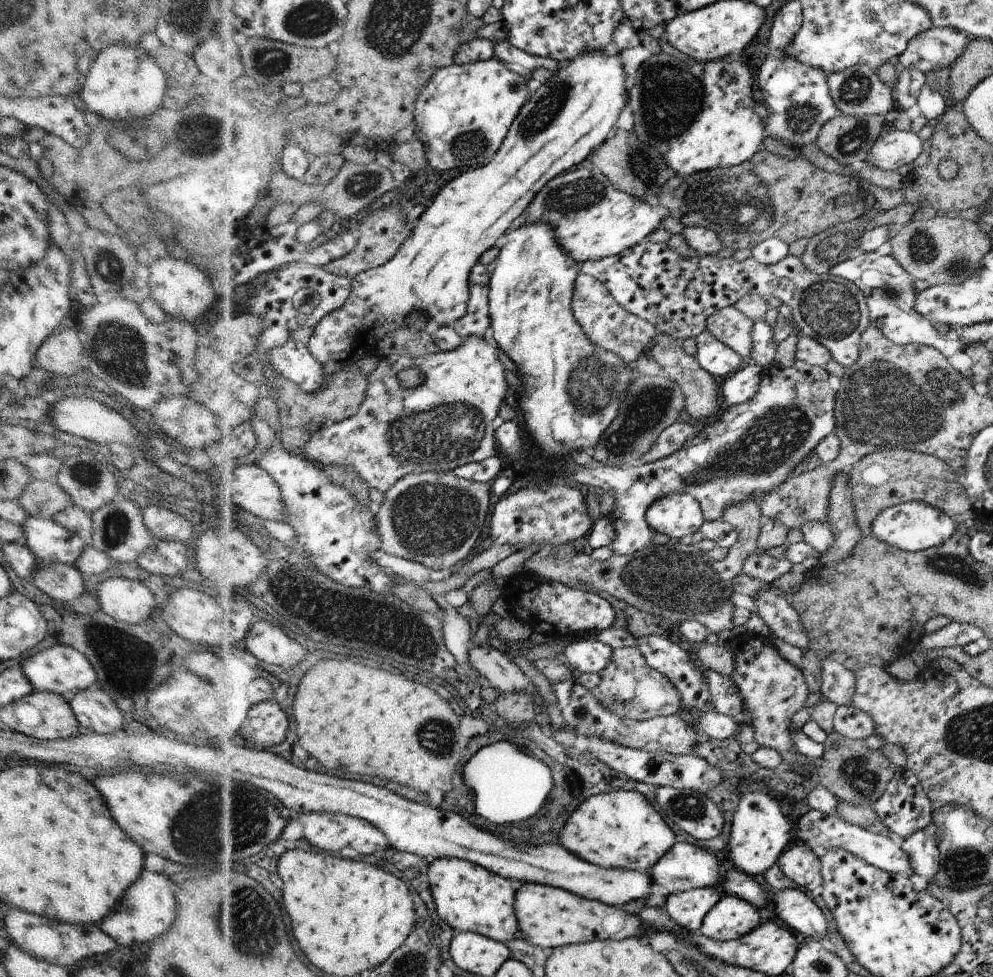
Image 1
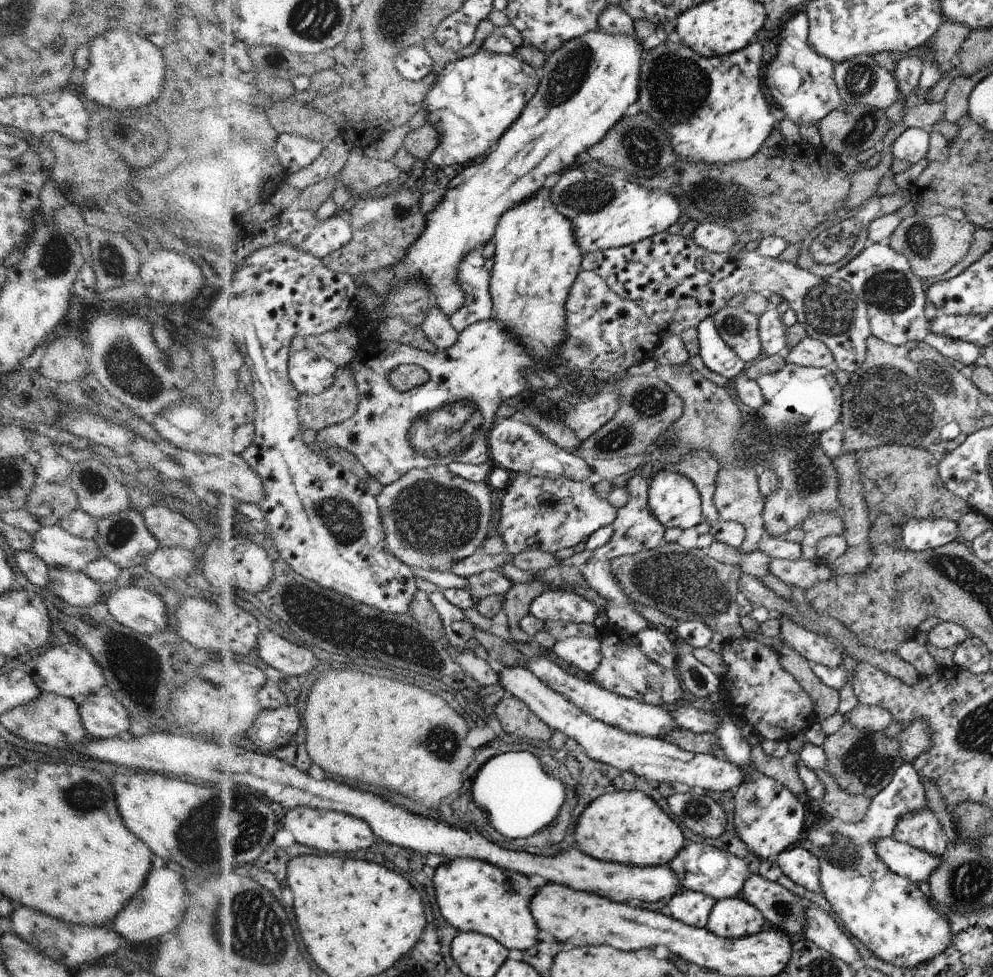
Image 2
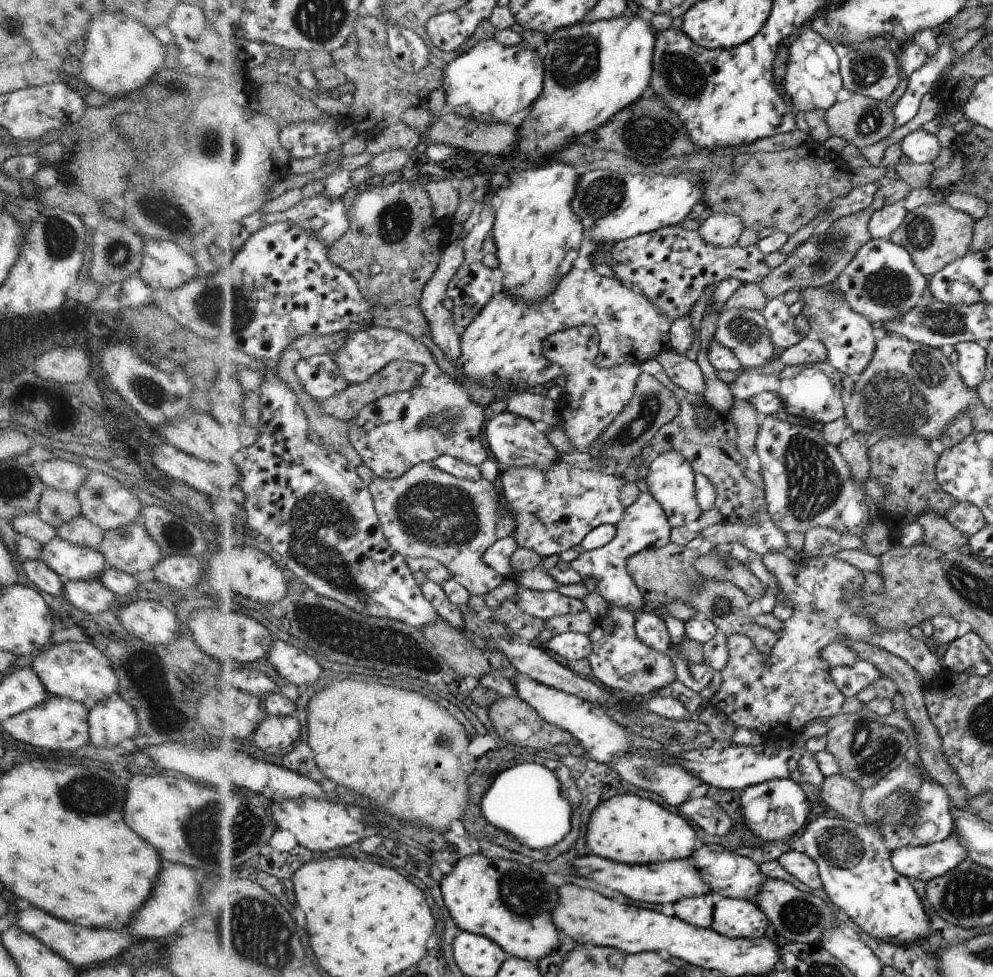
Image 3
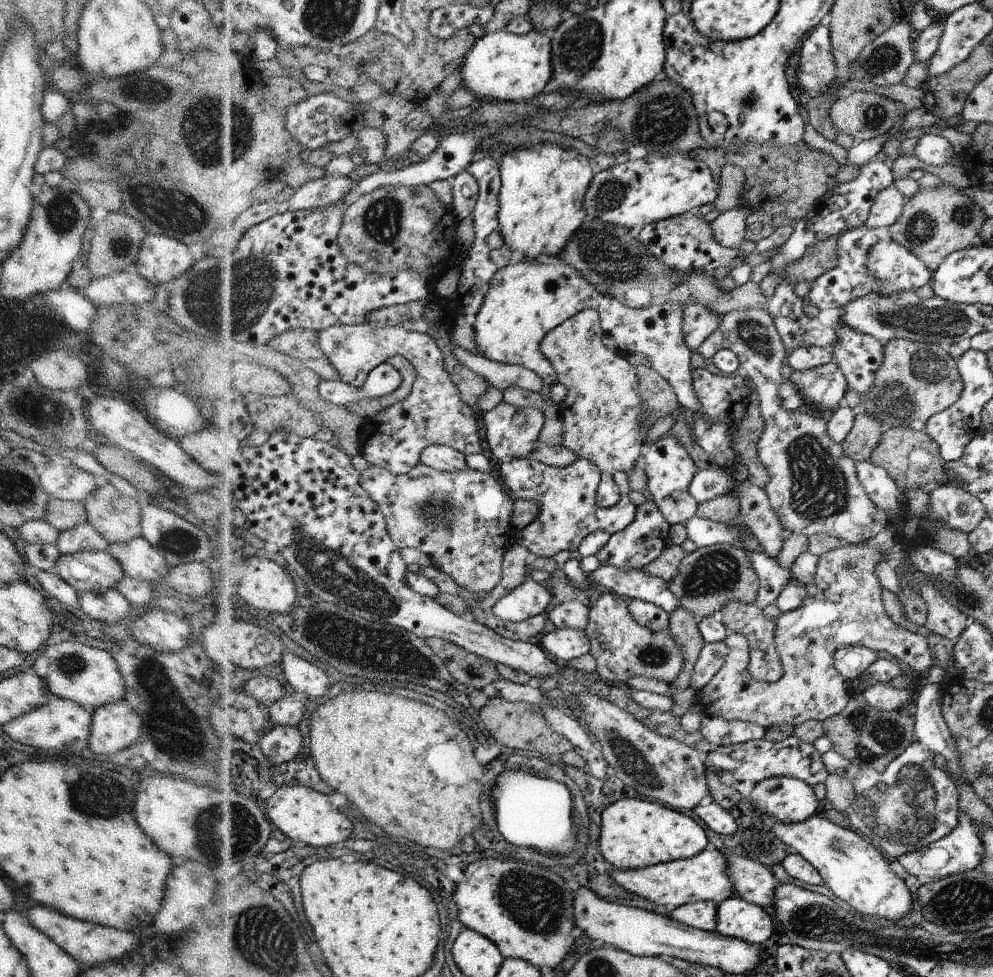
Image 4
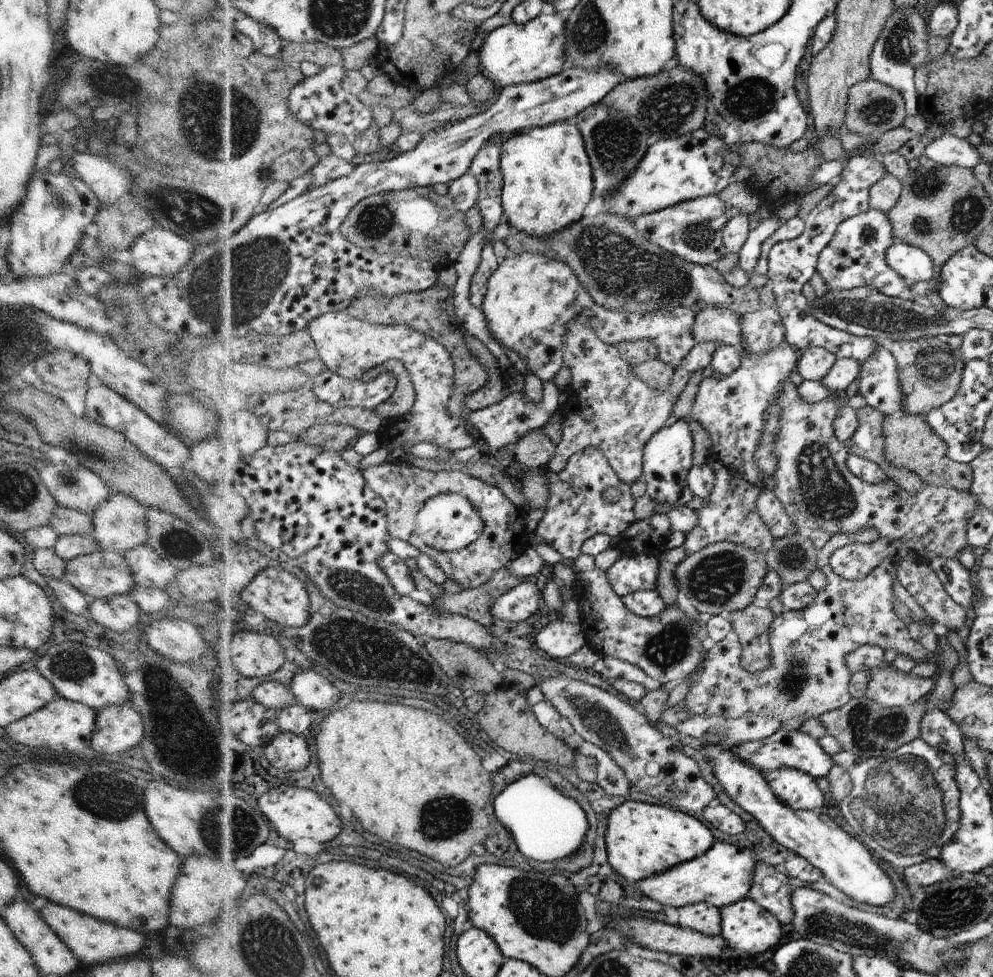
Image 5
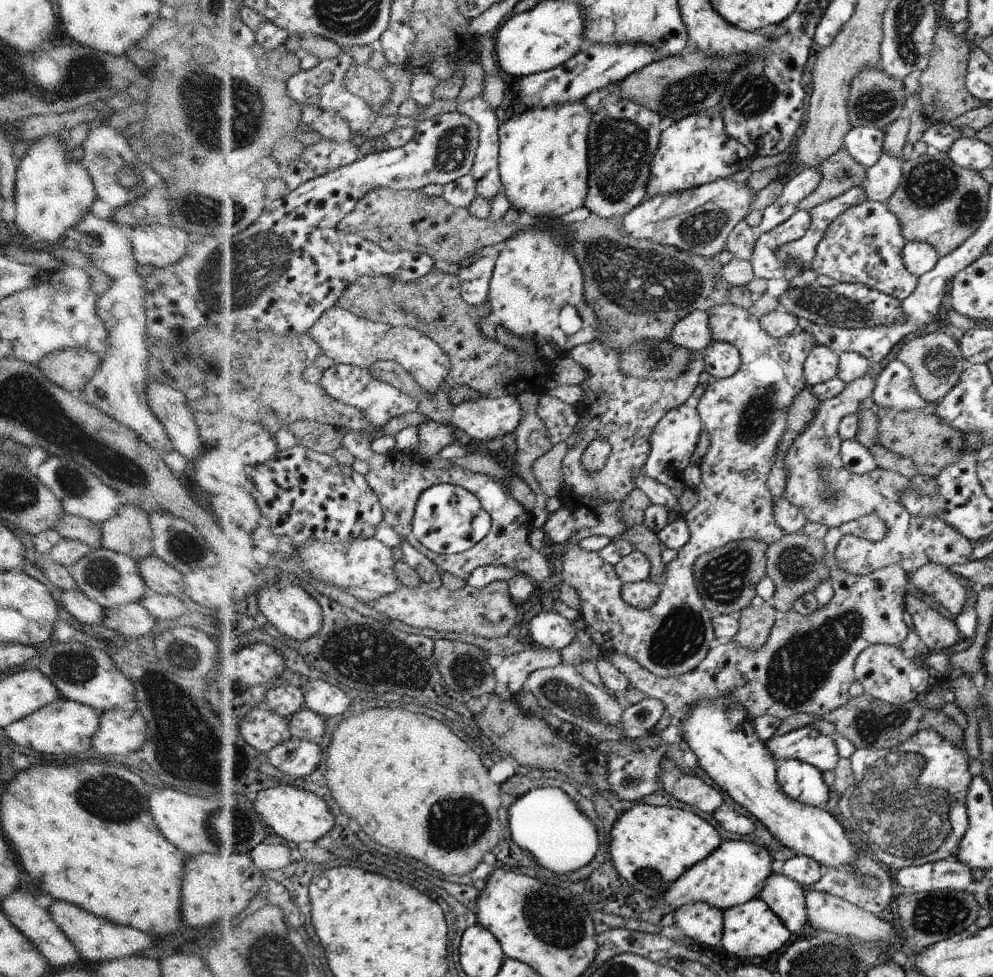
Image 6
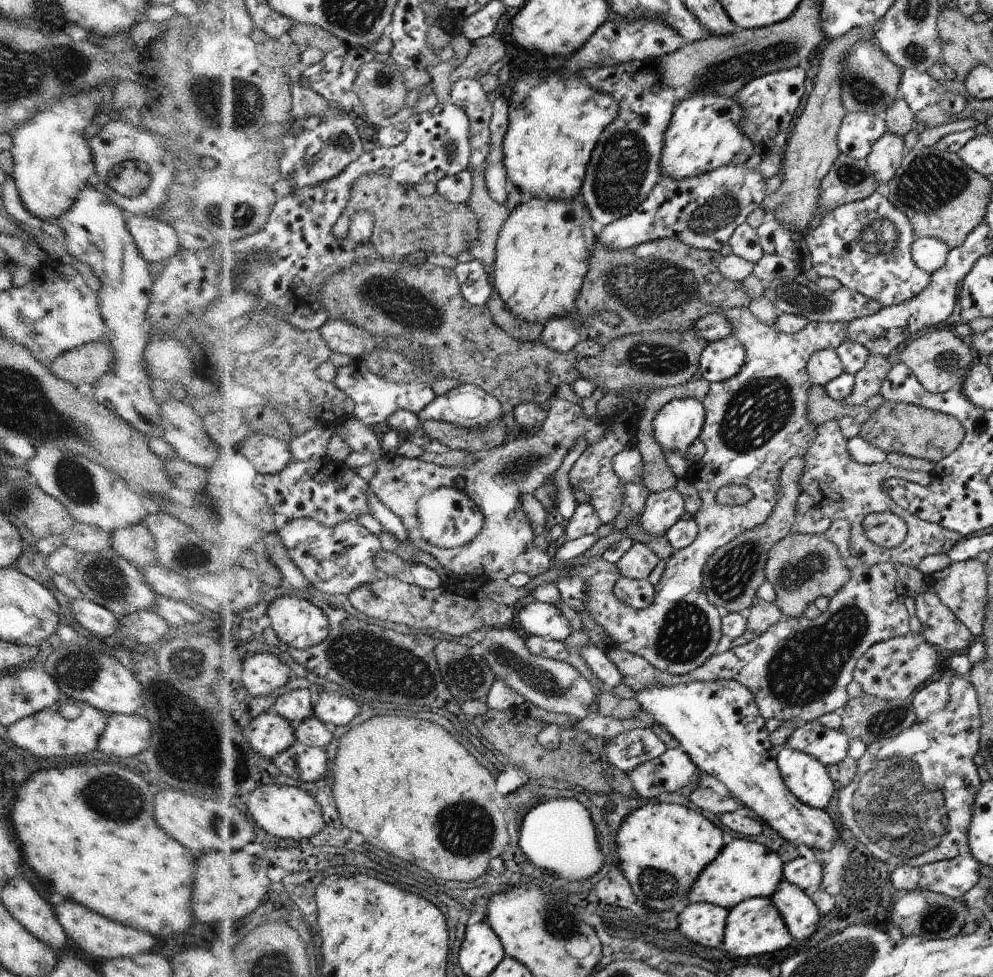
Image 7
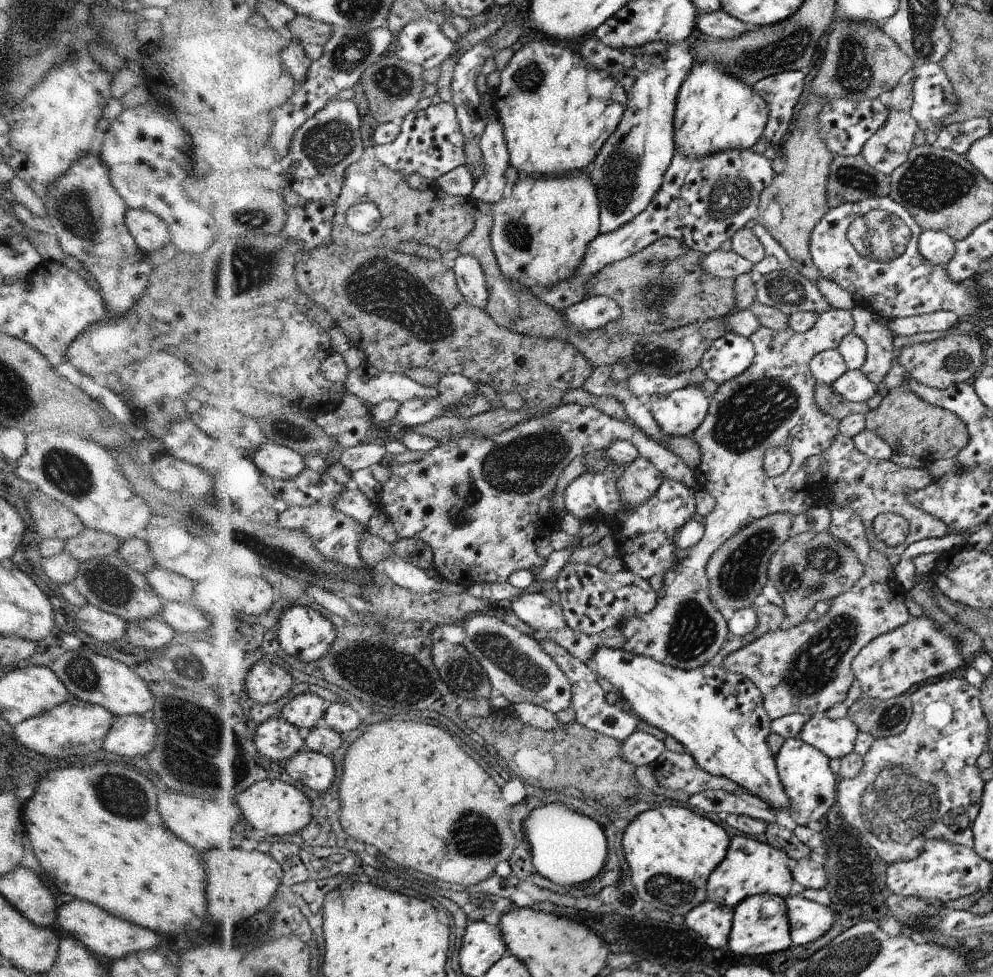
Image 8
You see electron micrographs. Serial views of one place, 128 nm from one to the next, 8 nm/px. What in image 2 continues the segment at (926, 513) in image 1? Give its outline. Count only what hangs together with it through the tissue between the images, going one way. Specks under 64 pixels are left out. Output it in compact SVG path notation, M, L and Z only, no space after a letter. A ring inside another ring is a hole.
M908 518L900 522L900 536L910 550L937 548L957 539L957 524L948 518Z

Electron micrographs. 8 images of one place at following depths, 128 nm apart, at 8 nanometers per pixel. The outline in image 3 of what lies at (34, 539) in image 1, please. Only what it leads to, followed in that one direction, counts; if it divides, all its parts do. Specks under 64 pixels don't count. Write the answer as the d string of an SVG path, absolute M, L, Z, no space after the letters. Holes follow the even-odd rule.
M58 534L48 544L42 545L40 559L64 581L98 580L107 568L106 559L100 551L66 542L66 538L60 538Z

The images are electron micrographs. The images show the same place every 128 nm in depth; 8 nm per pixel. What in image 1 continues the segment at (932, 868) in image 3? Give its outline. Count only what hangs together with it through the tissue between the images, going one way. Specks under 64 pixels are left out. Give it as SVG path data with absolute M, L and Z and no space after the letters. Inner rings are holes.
M810 809L806 814L795 820L794 836L803 841L810 850L816 846L822 846L826 850L830 848L842 848L850 854L869 862L880 870L896 874L910 874L913 876L913 866L910 864L909 854L898 843L892 841L888 836L882 836L852 825L837 815L827 815L821 810Z

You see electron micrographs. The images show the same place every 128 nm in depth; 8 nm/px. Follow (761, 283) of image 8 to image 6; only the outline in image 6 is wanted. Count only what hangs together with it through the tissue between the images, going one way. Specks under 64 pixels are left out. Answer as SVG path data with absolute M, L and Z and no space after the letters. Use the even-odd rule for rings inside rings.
M816 282L812 285L800 283L796 288L788 288L782 292L778 300L781 309L796 318L804 318L822 326L866 328L868 325L892 326L894 322L906 322L901 301L860 283L838 283L822 288Z

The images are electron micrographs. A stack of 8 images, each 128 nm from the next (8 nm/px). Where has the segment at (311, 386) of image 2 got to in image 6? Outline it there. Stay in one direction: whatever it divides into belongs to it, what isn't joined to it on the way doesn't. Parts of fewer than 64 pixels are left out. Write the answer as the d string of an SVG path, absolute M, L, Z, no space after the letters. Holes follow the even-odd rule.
M333 365L324 374L322 388L326 388L326 392L332 398L360 408L366 414L366 418L370 422L374 422L376 426L388 426L390 420L394 420L398 416L404 416L408 412L418 412L420 410L420 402L414 396L402 392L400 388L396 388L388 381L377 379L373 374L370 374L370 370L357 366Z

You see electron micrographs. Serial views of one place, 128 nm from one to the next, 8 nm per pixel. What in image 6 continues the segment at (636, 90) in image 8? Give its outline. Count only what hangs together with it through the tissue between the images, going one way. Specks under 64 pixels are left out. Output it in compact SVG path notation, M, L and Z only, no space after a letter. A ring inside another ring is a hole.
M620 85L590 94L584 106L593 114L589 130L589 196L585 206L602 218L622 218L646 198L654 154L661 142L660 121L653 110L622 98Z

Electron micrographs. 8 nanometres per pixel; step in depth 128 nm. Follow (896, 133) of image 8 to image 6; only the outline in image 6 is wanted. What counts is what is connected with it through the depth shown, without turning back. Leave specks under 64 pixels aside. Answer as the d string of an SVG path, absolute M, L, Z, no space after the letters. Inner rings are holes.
M882 151L880 160L866 171L865 192L868 199L883 203L890 200L900 186L901 163L896 156Z

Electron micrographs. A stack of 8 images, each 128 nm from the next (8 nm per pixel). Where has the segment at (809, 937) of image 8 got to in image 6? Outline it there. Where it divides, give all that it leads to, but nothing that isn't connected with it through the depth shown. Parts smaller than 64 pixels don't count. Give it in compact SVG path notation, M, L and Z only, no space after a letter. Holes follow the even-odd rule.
M773 873L757 898L765 899L791 931L800 932L809 920L805 896L801 883L782 873Z

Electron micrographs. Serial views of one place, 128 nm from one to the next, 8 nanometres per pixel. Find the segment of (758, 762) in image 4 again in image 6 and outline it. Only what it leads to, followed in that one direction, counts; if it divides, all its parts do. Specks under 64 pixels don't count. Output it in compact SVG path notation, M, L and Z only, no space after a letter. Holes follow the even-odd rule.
M809 726L774 735L765 743L778 763L794 758L810 763L822 772L833 771L841 757L831 736L824 736Z

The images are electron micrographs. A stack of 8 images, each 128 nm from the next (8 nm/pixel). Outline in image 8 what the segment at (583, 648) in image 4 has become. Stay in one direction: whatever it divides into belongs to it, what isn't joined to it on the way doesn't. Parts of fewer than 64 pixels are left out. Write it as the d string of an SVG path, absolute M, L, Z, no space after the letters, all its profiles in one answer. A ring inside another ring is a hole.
M542 593L522 594L509 601L514 614L535 631L552 632L569 627L560 603L552 602Z

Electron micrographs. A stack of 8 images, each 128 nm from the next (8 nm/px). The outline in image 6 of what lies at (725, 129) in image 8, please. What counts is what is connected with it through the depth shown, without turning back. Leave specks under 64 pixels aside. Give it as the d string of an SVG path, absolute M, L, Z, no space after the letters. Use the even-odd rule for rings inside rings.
M716 106L700 114L690 114L684 120L677 120L661 132L661 142L650 169L652 176L649 177L646 199L657 197L658 194L694 190L717 180L728 180L738 170L748 167L752 159L749 147L726 135L722 115L722 108Z

